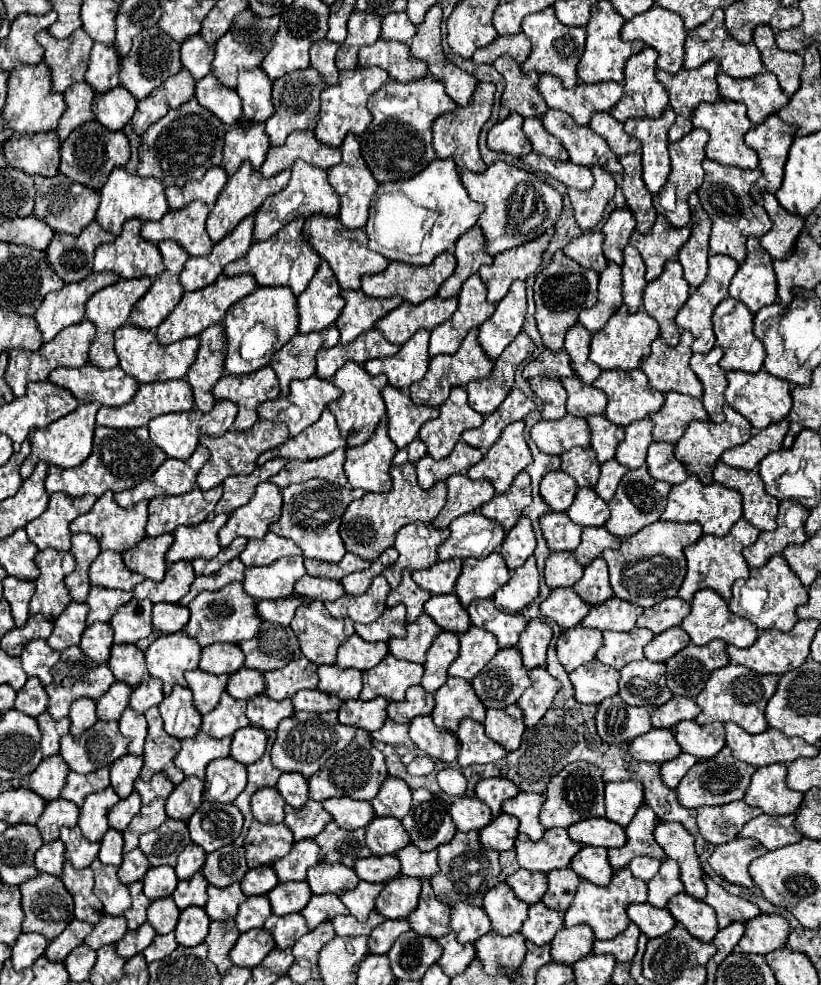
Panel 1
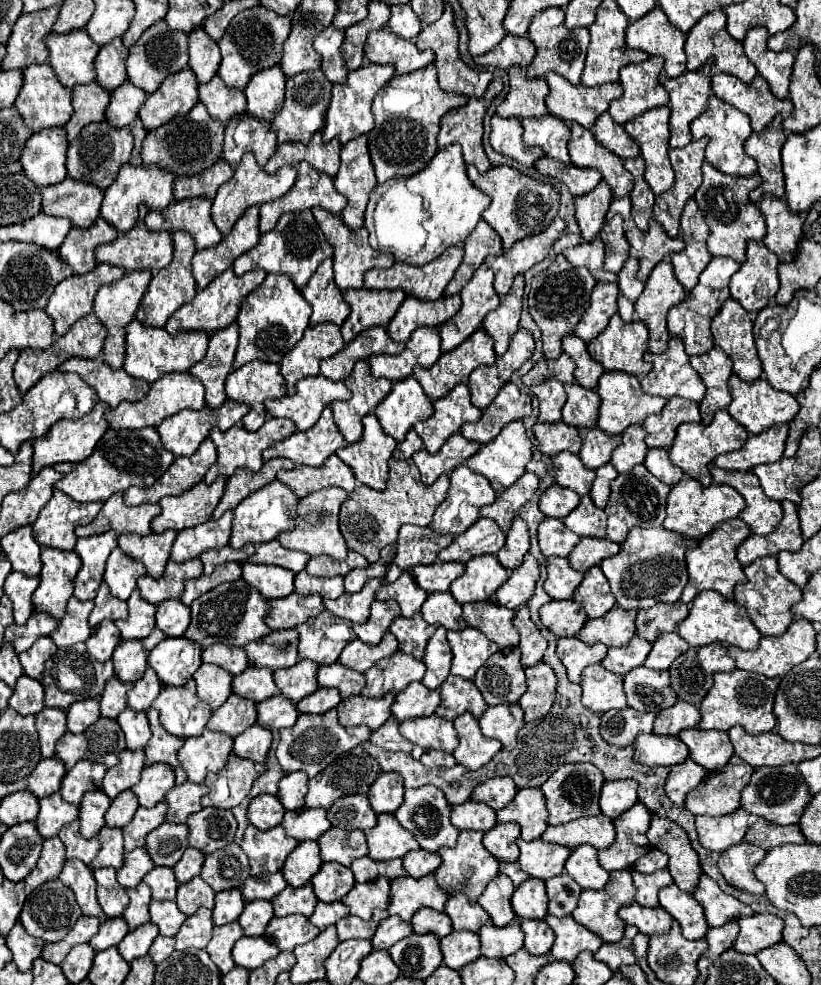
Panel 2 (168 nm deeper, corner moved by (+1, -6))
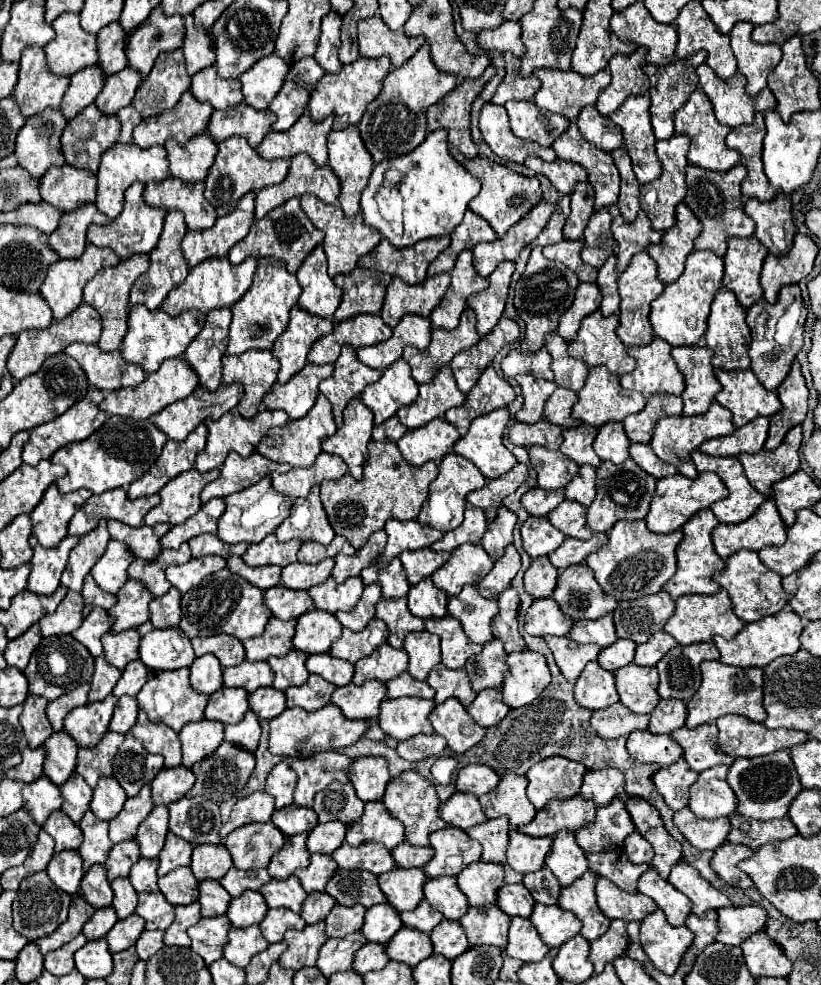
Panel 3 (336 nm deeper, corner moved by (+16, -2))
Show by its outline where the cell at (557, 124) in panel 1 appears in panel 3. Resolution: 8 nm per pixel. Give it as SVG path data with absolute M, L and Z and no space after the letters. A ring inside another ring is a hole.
M572 125L564 135L560 135L552 149L562 161L574 161L588 171L590 185L596 191L596 211L616 205L620 193L620 175L610 153L584 141L576 125Z

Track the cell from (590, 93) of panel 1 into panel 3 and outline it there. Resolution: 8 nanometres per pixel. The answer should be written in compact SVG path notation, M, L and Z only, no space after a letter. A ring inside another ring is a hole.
M536 69L534 75L542 81L534 101L538 109L558 113L574 121L582 107L594 105L598 91L610 83L610 71L602 69L592 77L584 77L576 71Z

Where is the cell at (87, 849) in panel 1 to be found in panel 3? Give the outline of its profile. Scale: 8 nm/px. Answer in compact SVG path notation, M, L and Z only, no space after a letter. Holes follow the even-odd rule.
M62 809L52 811L48 821L42 825L42 829L56 841L56 851L78 849L80 847L82 831Z

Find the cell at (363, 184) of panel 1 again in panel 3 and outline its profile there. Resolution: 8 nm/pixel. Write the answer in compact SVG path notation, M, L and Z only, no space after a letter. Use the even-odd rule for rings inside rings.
M350 125L350 127L340 129L340 131L330 131L330 135L328 135L328 163L330 163L332 171L338 175L340 185L342 185L342 191L338 197L340 207L342 207L344 215L352 217L360 211L360 195L362 195L364 187L368 185L368 177L374 169L374 159L368 153L356 125Z

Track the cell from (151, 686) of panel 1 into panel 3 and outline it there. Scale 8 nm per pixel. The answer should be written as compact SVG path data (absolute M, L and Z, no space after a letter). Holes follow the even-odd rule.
M140 659L130 661L126 665L126 669L122 671L122 677L116 683L116 687L114 687L112 693L116 697L120 697L120 695L136 695L144 687L146 679L148 679L148 669L144 667L144 663Z

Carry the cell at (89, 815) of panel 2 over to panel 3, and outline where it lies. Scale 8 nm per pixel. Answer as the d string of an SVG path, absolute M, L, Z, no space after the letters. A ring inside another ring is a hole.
M74 773L64 787L60 787L64 803L62 803L62 811L74 821L78 823L82 819L82 815L88 811L90 801L92 801L92 787L84 781L82 775Z

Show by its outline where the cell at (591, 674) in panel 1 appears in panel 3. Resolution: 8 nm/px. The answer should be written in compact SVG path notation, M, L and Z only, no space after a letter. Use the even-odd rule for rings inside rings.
M588 663L574 687L576 703L584 709L596 711L618 703L618 691L614 685L614 675L602 669L598 663Z

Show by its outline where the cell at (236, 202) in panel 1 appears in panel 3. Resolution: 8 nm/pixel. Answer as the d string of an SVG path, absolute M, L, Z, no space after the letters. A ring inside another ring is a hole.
M228 137L224 139L224 143L218 143L218 155L216 155L216 161L214 165L210 167L208 171L208 177L206 177L206 201L216 209L216 213L222 217L222 215L228 215L238 199L242 195L246 195L248 191L260 191L262 187L268 187L268 185L276 185L280 183L284 177L288 175L288 161L286 159L274 159L274 161L266 161L262 159L254 147L248 145L248 141L244 137Z

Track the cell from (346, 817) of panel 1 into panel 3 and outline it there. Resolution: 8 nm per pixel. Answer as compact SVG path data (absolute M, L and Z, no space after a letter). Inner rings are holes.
M344 783L344 785L338 785L336 789L324 789L316 793L312 809L316 811L320 823L338 819L350 825L362 815L364 803L356 797L354 787L350 783Z

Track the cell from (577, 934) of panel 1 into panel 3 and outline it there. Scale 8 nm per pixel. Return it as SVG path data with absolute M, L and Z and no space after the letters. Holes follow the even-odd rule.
M536 903L530 921L538 929L544 943L550 945L552 949L572 939L582 927L582 923L576 919L574 913L564 911L558 905L542 905L542 903Z

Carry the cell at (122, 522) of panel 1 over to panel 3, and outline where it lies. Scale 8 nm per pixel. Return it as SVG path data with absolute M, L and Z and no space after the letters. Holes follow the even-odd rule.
M124 489L106 491L100 495L92 495L72 517L68 535L86 535L98 527L100 519L116 519L126 525L138 527L144 521L144 515L160 503L160 495L148 495L138 499L128 499Z

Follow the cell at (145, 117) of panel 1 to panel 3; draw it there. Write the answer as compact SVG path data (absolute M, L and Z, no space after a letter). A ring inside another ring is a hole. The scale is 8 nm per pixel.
M174 49L158 55L150 75L138 85L136 97L132 101L134 109L142 117L158 115L166 109L172 109L180 95L190 89L190 75L186 73L182 49Z

